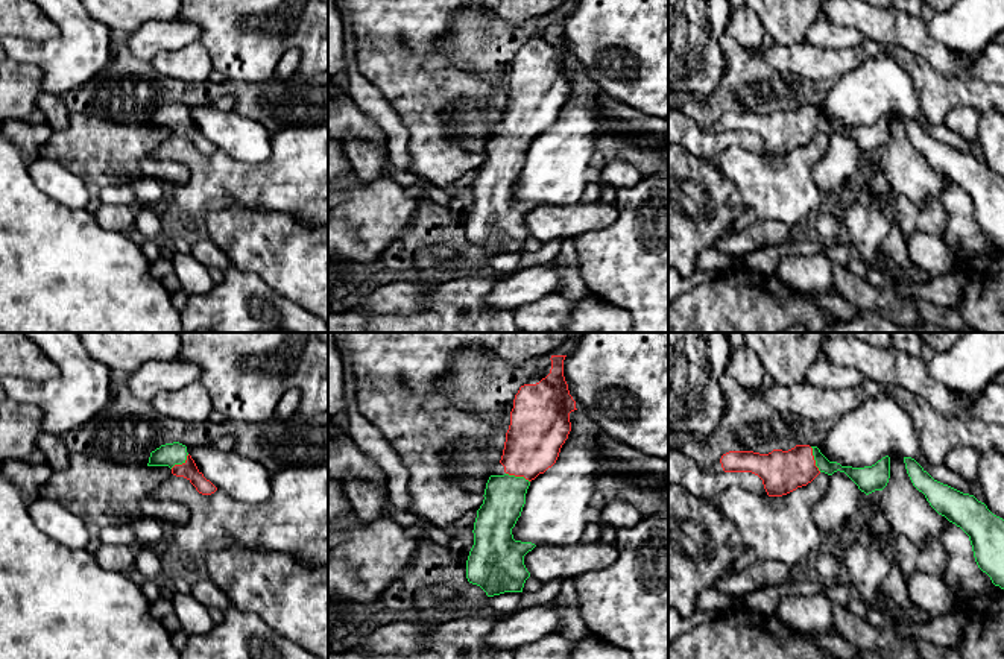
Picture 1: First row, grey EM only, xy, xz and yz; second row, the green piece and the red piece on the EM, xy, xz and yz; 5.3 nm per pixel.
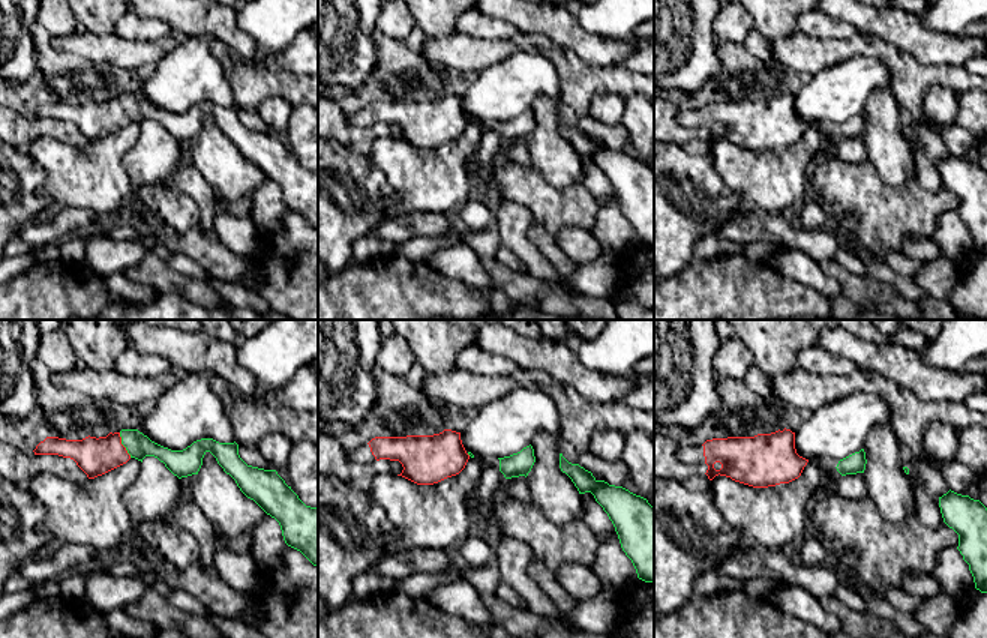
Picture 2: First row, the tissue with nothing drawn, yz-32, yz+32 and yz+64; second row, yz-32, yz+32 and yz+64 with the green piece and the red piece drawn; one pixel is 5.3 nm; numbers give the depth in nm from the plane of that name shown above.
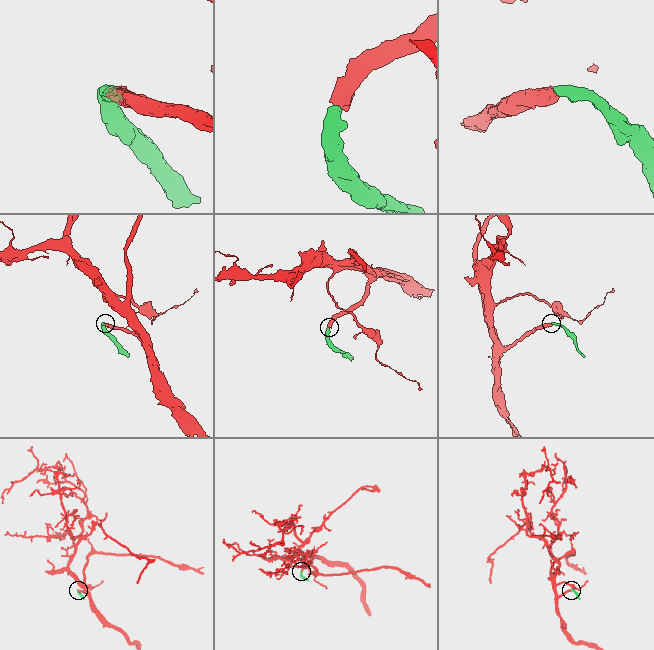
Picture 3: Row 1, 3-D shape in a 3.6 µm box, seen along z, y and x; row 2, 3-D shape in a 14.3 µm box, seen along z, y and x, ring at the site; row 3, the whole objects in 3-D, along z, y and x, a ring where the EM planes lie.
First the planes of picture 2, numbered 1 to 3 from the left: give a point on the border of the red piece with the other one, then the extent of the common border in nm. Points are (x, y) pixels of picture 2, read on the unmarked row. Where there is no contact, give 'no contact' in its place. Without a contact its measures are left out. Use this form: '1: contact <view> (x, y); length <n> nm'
1: contact yz-32 (122, 107); length 150 nm
2: no contact
3: no contact

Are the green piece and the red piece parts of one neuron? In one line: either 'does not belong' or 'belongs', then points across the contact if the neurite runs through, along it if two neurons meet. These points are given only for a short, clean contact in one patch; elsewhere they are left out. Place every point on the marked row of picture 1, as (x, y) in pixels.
belongs; way yz (858, 476), (814, 459), (781, 471)

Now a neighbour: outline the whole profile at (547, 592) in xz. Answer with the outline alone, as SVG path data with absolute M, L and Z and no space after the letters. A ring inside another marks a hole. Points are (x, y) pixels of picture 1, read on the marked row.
M562 580L542 583L535 592L523 591L521 607L533 607L553 603L562 588Z

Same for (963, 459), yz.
M963 442L946 454L943 463L963 478L974 481L978 480L980 456L980 451L977 451L968 442Z

